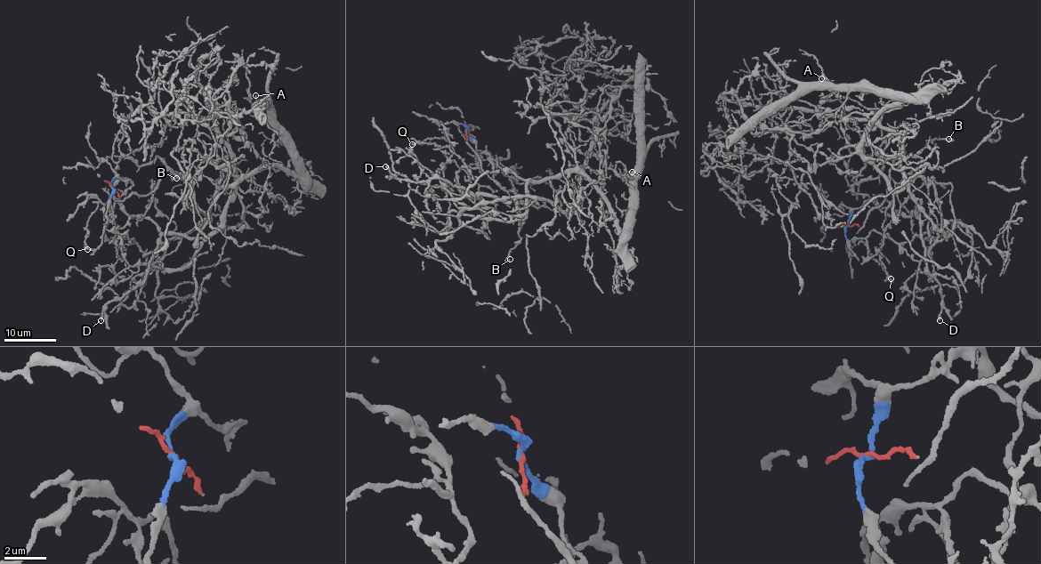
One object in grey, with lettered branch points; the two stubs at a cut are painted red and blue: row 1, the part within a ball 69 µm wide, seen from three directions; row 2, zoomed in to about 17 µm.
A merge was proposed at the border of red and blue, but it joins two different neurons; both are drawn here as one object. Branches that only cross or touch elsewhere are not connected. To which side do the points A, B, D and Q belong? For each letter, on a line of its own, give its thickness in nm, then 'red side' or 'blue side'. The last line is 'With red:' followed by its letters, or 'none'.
A: 120 nm thick; red side
B: 240 nm thick; red side
D: 360 nm thick; blue side
Q: 240 nm thick; blue side
With red: A, B

